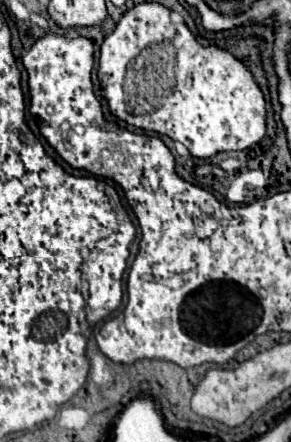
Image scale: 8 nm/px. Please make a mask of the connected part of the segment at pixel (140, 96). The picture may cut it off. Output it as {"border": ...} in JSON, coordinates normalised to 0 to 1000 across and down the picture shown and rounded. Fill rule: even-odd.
{"border":[[[481,5],[419,36],[392,72],[351,95],[337,181],[385,258],[467,290],[522,294],[625,321],[674,357],[845,339],[887,326],[914,303],[914,226],[852,140],[811,131],[777,109],[735,100],[694,104],[632,50],[598,54],[584,36],[591,23],[543,5]]]}

